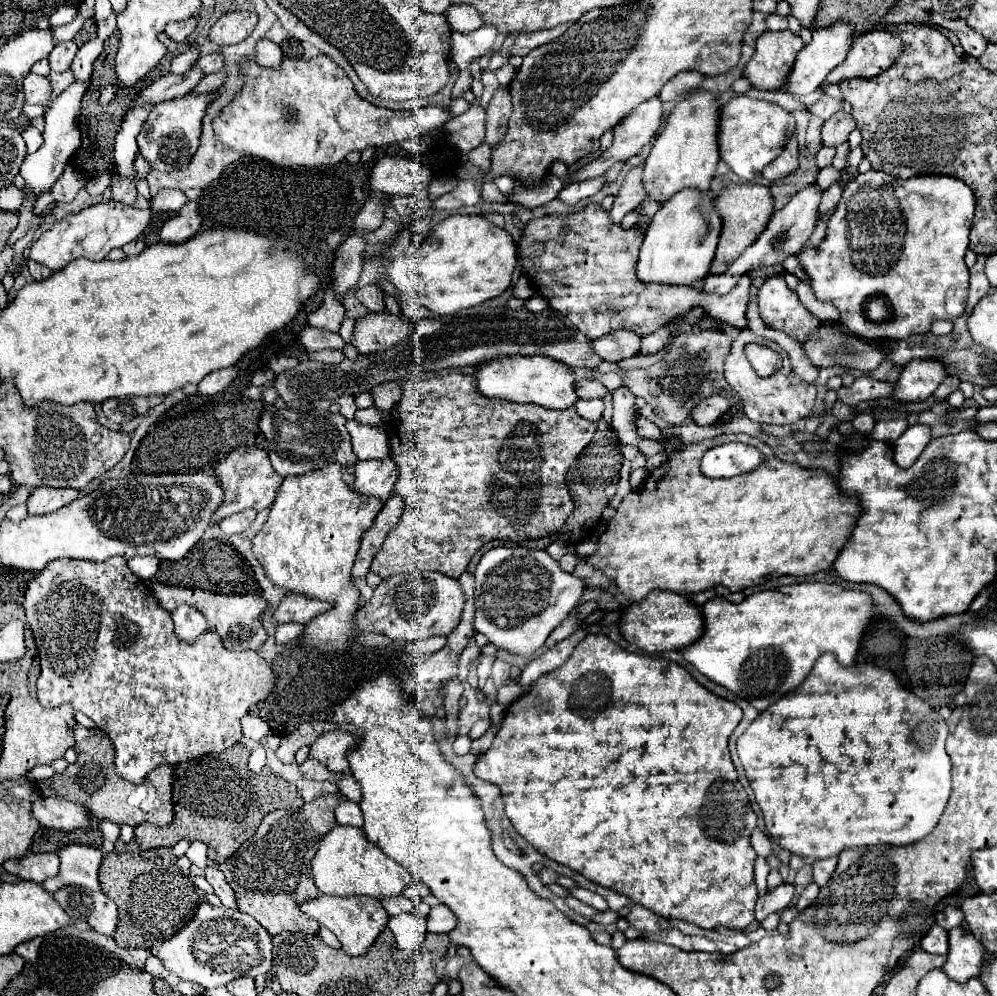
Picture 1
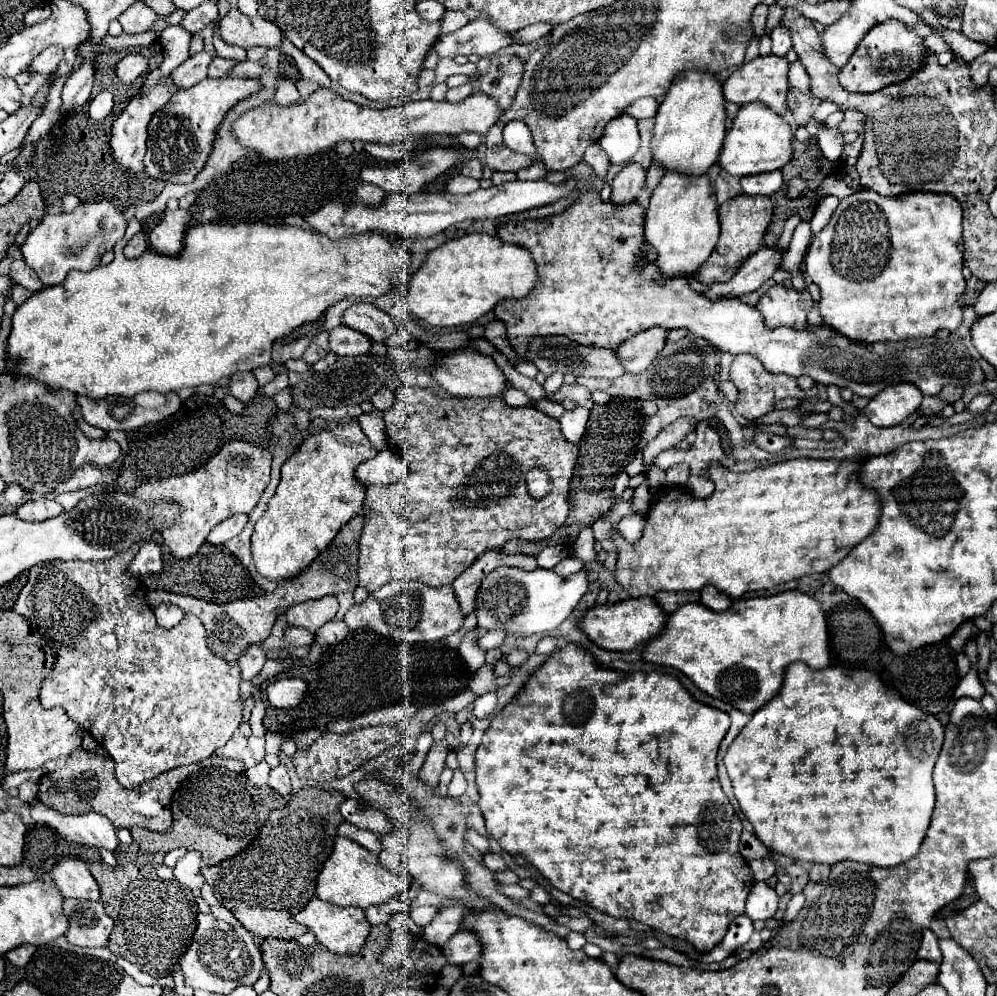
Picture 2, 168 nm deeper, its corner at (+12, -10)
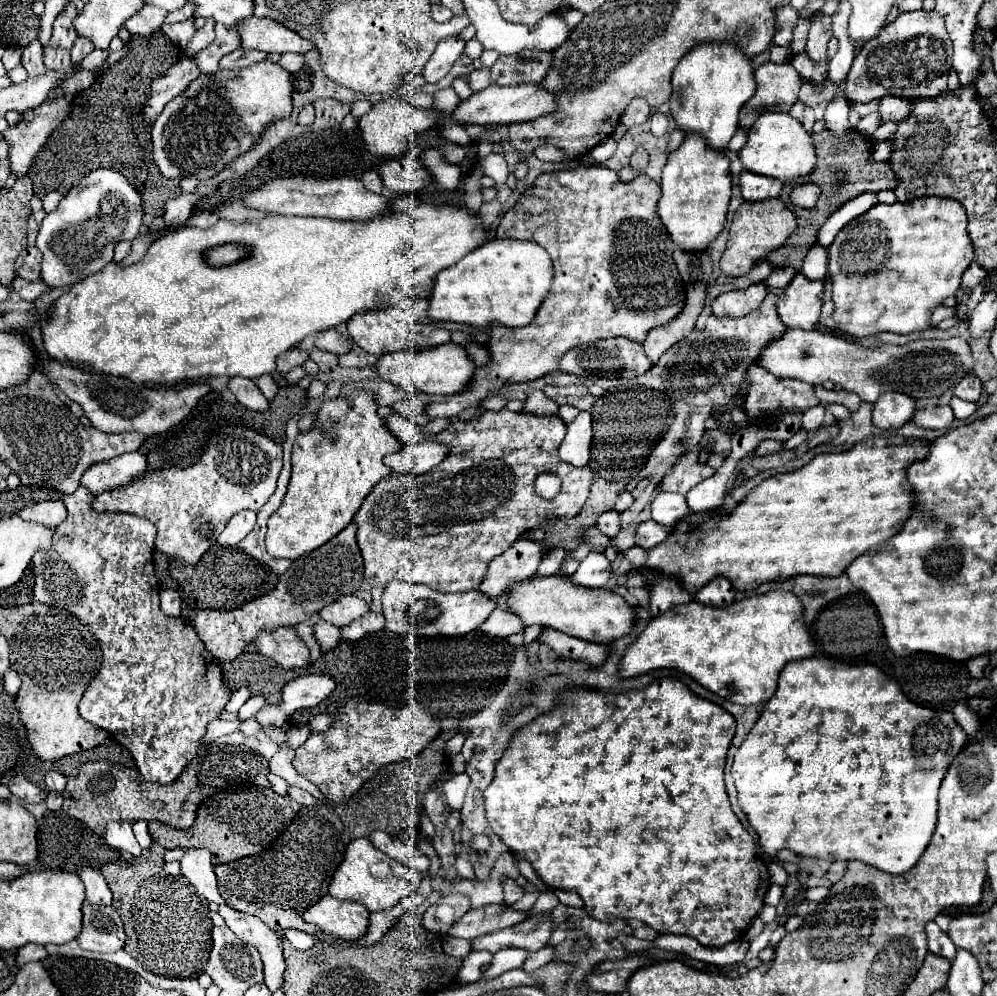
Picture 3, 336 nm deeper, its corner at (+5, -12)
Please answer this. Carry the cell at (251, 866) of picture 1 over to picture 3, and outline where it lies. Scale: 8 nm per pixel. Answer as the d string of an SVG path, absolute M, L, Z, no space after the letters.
M442 732L420 754L380 768L350 800L316 802L312 808L300 806L296 820L264 852L214 866L222 898L234 910L258 916L278 934L290 928L316 934L316 926L304 922L302 912L328 894L328 884L344 858L344 848L354 838L366 838L370 830L384 830L392 836L398 830L420 830L418 810L426 788L440 778L442 764L448 762L444 744L450 736Z

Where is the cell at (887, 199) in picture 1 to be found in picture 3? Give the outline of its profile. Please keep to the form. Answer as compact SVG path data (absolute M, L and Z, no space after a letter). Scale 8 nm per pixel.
M920 198L912 202L874 204L864 216L848 222L828 246L828 278L832 282L834 322L838 330L852 336L872 336L880 332L910 334L932 328L932 310L960 288L964 270L974 260L974 248L968 236L968 216L958 200Z

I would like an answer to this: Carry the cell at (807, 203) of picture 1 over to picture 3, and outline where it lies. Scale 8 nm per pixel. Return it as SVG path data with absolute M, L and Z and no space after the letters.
M764 280L754 282L744 290L734 290L734 292L720 294L712 302L714 316L718 316L718 318L722 318L722 316L732 316L732 318L744 316L744 314L756 310L762 304L766 294L768 294L768 284Z

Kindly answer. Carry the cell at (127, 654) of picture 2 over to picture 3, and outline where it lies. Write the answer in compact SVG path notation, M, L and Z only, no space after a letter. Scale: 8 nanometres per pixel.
M82 486L74 494L64 496L68 518L56 528L52 548L40 550L32 558L36 572L40 572L34 600L42 604L68 604L68 612L86 620L100 640L104 658L98 674L92 678L78 704L80 716L86 722L104 728L116 742L120 742L132 754L136 768L146 782L172 784L192 758L198 756L208 724L220 718L234 690L226 686L220 662L204 648L196 630L186 620L178 620L176 624L160 612L158 582L152 562L156 528L136 514L96 512L92 508L92 498L94 496Z

